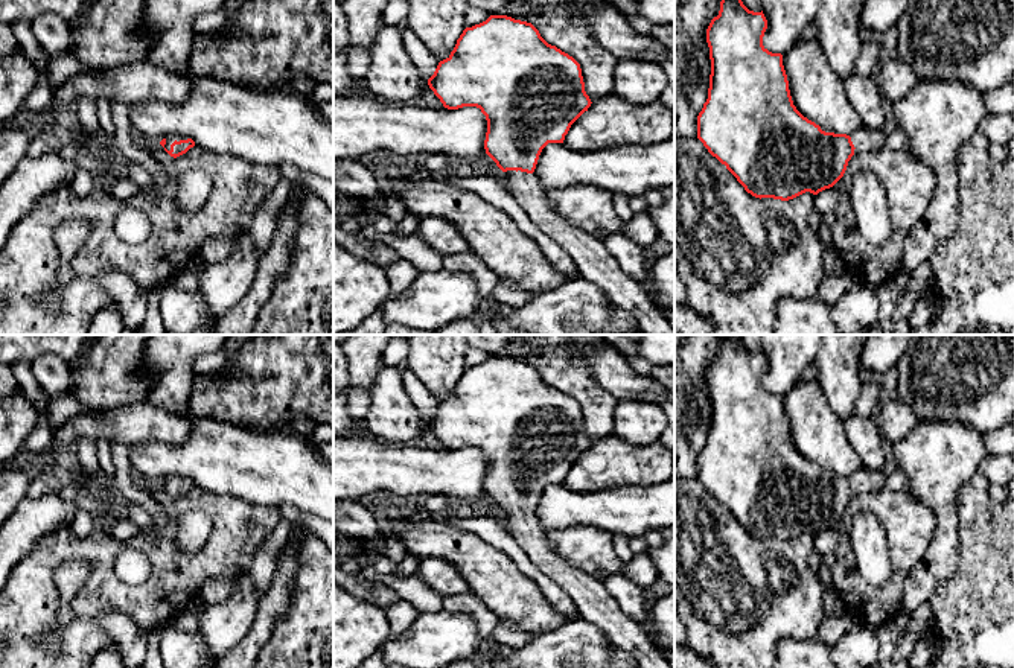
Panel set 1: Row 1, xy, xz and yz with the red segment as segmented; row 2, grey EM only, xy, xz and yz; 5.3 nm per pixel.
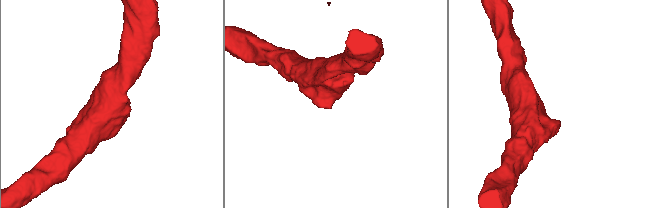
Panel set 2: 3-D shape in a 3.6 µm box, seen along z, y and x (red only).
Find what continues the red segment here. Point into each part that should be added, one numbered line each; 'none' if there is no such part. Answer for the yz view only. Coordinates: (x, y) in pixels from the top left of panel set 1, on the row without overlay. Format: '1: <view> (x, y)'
1: yz (867, 480)

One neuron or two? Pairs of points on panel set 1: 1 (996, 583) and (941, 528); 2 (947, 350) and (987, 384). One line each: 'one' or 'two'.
1: two
2: one

